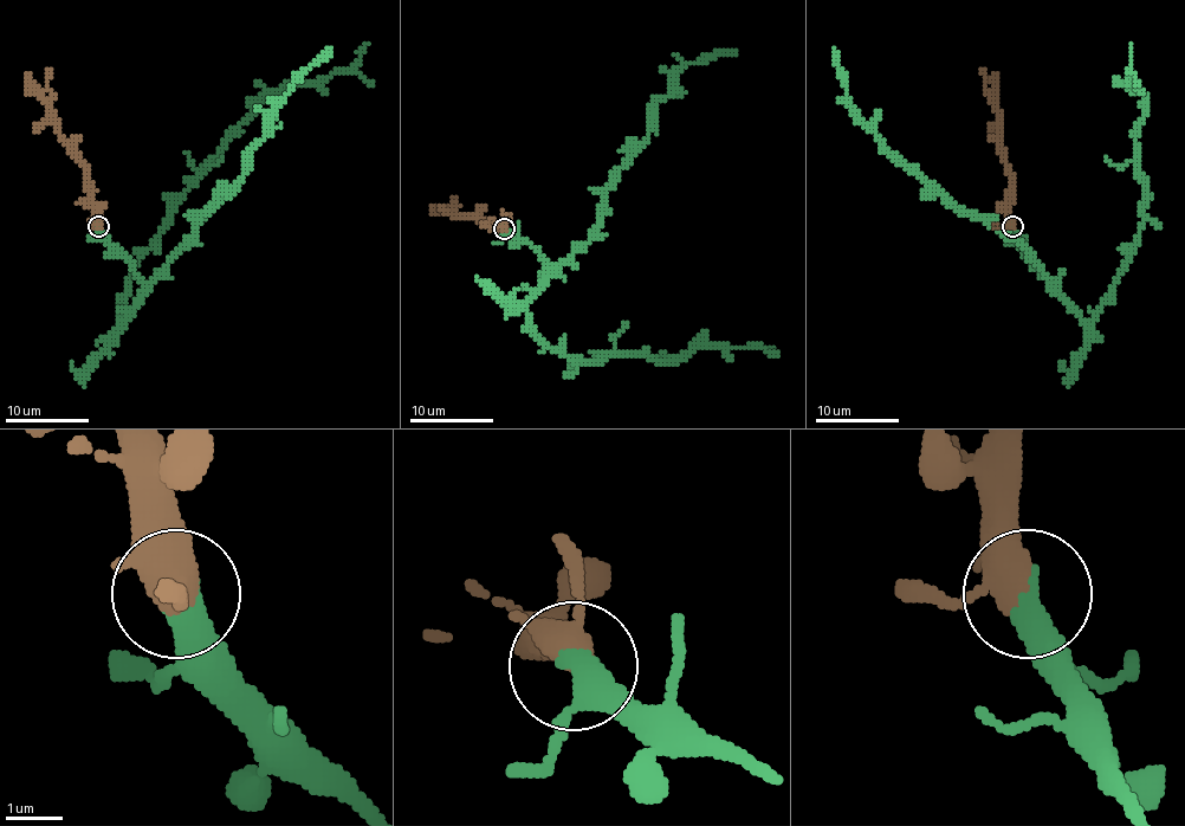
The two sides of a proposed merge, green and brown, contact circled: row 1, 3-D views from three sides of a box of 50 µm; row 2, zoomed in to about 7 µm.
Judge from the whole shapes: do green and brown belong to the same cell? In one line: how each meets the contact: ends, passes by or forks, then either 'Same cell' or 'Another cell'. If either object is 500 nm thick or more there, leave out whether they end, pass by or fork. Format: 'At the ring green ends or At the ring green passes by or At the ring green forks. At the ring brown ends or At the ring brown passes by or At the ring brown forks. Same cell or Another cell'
At the ring green passes by. At the ring brown passes by. Same cell

